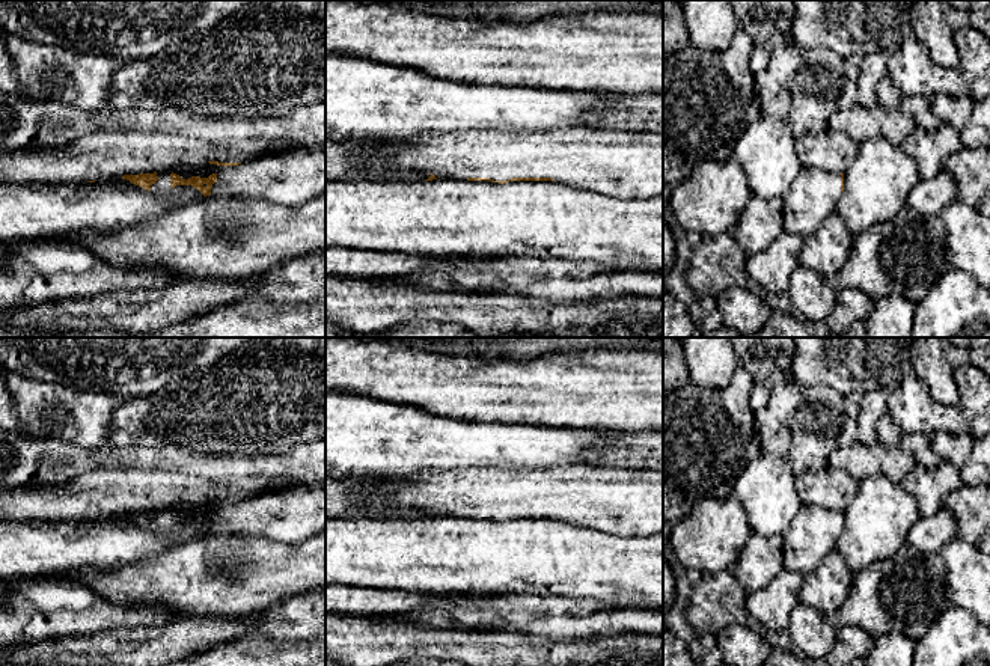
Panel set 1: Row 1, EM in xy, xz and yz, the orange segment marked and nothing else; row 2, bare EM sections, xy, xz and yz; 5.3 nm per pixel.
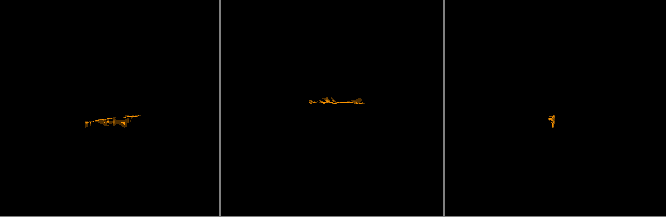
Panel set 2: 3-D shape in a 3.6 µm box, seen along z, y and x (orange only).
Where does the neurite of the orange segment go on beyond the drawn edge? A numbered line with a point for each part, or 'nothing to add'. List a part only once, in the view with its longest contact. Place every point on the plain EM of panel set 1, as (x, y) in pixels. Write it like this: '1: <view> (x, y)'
1: xz (624, 502)

